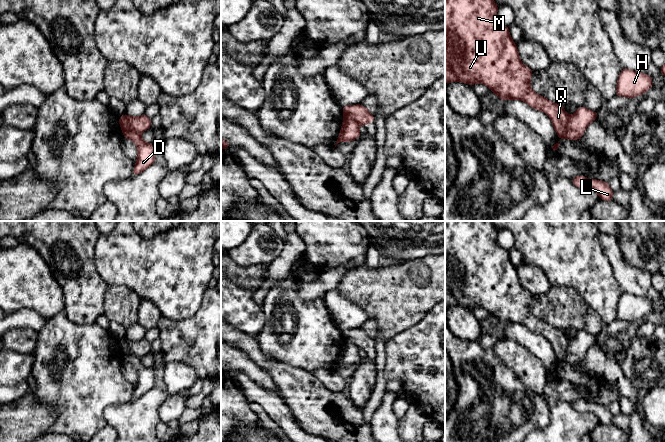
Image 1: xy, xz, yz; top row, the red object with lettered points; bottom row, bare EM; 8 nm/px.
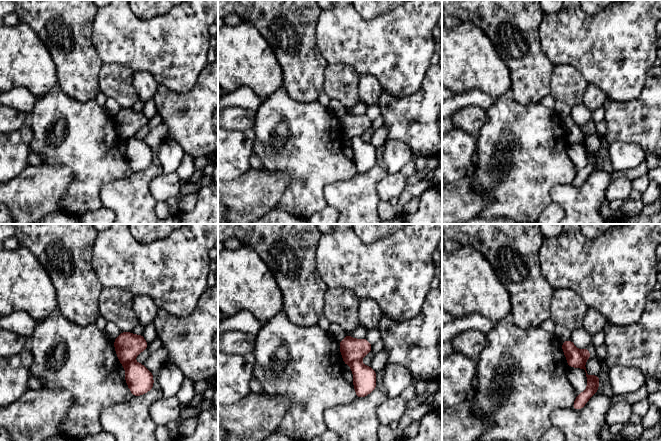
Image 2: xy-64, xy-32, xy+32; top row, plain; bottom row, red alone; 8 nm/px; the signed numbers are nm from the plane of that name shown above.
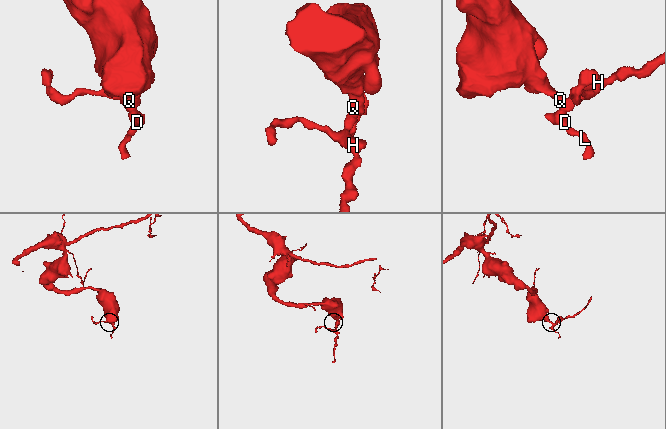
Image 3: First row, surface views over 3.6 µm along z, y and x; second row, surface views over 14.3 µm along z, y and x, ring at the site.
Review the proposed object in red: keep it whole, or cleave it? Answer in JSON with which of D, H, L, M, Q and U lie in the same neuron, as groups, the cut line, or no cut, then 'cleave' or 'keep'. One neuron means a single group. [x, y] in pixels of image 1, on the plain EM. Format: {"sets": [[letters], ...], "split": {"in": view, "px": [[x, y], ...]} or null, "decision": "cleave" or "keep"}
{"sets": [["D", "H", "L"], ["M", "Q", "U"]], "split": {"in": "xy", "px": [[119, 341], [123, 342], [132, 354], [140, 357]]}, "decision": "cleave"}

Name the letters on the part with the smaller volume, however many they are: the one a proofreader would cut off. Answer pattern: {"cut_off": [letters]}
{"cut_off": ["D", "H", "L"]}

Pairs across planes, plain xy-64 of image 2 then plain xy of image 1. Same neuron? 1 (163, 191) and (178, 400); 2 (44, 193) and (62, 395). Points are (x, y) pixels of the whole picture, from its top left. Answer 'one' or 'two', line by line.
1: one
2: two

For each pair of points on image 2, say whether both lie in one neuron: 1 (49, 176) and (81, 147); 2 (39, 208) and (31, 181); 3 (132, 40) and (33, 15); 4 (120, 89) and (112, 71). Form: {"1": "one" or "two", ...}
{"1": "two", "2": "one", "3": "two", "4": "one"}

